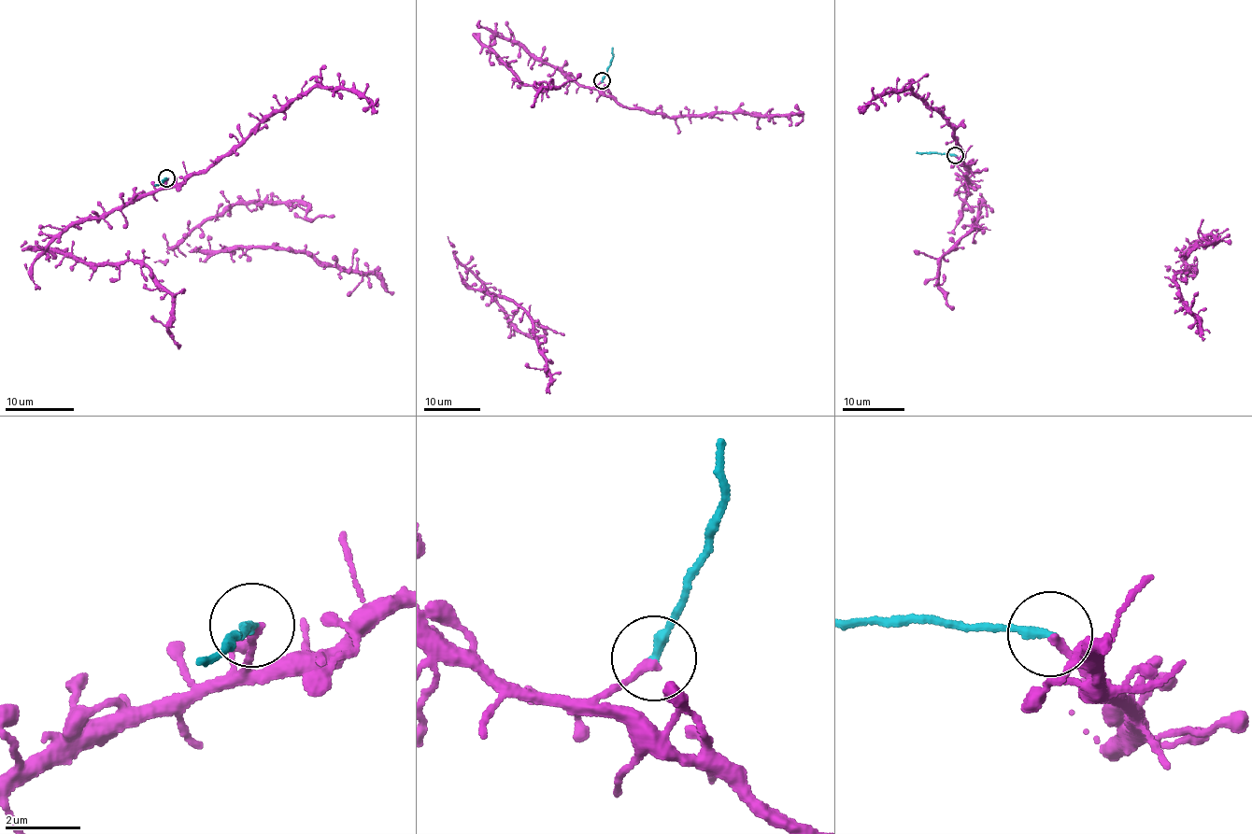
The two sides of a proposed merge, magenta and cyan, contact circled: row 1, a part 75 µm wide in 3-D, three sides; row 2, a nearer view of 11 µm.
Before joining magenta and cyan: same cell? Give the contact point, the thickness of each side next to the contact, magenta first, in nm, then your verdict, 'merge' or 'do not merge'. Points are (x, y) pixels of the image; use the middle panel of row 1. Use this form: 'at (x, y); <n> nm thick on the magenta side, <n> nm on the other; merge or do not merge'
at (602, 80); 220 nm thick on the magenta side, 240 nm on the other; do not merge

